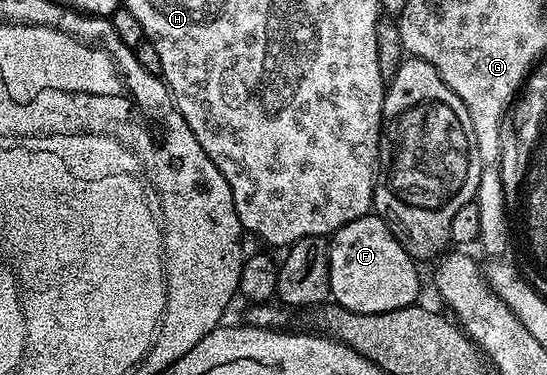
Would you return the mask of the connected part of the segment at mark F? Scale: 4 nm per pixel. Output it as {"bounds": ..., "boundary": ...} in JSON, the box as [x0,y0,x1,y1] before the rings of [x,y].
{"bounds":[328,213,421,313],"boundary":[[[370,213],[359,217],[355,221],[351,221],[347,225],[343,225],[338,231],[333,232],[328,240],[329,244],[329,294],[332,302],[338,307],[346,307],[355,313],[387,313],[391,309],[403,309],[404,307],[414,306],[418,302],[417,294],[421,291],[421,279],[417,276],[418,264],[405,251],[405,246],[402,245],[395,236],[393,230],[386,225],[385,220],[376,213]]]}

